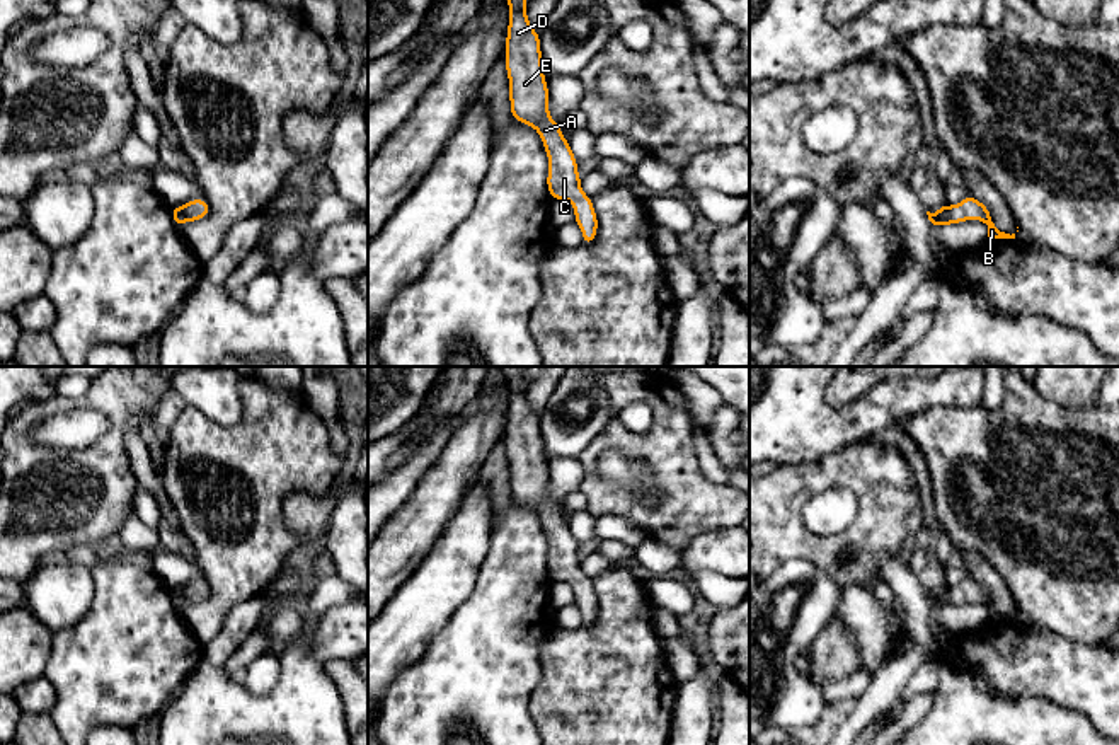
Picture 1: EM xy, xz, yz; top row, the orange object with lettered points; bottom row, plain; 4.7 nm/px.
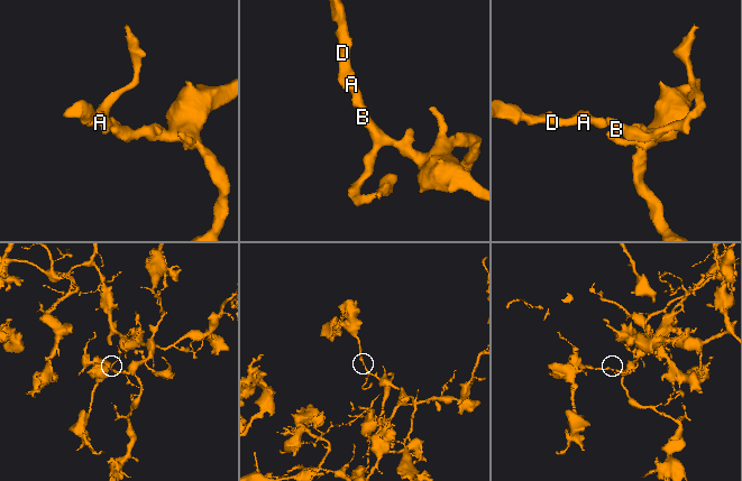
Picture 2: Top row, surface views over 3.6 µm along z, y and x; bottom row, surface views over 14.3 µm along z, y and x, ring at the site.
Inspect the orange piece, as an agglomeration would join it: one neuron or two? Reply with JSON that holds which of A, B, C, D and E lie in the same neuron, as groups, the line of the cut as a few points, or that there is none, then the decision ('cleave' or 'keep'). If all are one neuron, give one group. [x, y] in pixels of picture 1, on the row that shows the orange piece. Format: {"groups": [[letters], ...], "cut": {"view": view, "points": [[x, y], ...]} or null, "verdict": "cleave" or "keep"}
{"groups": [["A", "B", "C", "D", "E"]], "cut": null, "verdict": "keep"}

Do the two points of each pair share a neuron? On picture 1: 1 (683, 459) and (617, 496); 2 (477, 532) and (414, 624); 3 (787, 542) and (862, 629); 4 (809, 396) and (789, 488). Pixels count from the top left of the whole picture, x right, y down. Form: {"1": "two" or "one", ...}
{"1": "one", "2": "one", "3": "two", "4": "two"}

